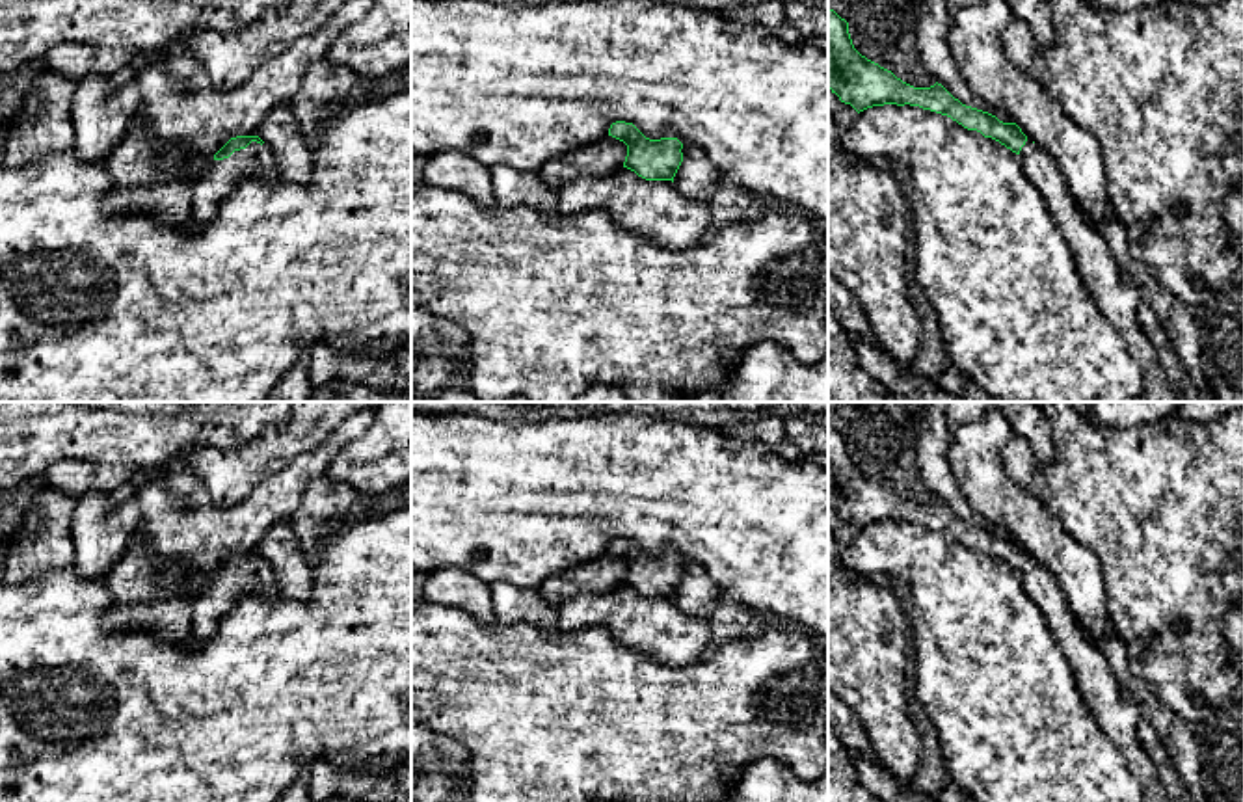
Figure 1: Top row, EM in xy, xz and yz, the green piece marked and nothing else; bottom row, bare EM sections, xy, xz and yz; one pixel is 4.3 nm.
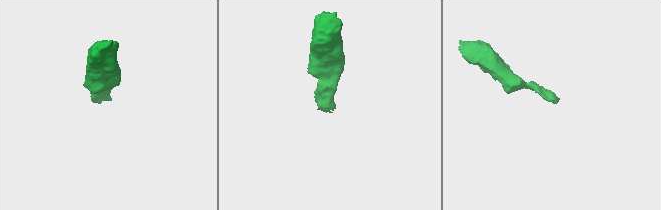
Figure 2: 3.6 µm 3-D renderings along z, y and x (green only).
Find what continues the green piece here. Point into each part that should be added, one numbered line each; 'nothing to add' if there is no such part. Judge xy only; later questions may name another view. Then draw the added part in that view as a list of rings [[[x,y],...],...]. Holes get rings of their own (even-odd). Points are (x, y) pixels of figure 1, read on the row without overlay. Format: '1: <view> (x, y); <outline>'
1: xy (216, 596); [[[251,558],[246,566],[234,568],[229,575],[210,577],[192,599],[192,633],[207,640],[216,633],[218,622],[247,592],[266,597],[277,595],[272,566],[266,560]]]

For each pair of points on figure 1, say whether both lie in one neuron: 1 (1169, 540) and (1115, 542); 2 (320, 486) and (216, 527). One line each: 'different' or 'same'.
1: same
2: different

